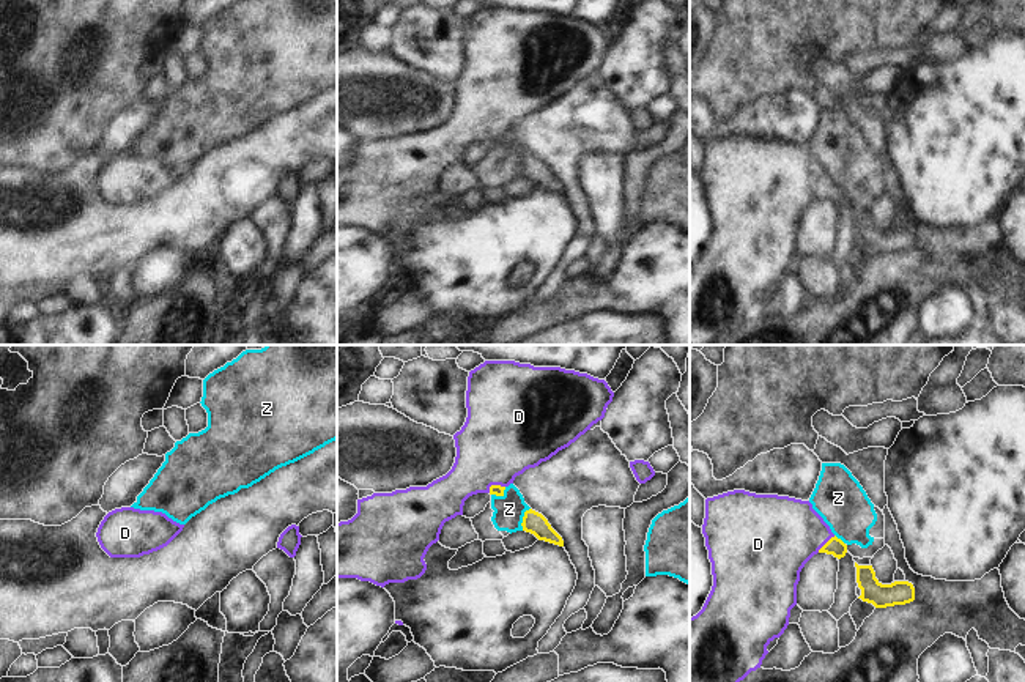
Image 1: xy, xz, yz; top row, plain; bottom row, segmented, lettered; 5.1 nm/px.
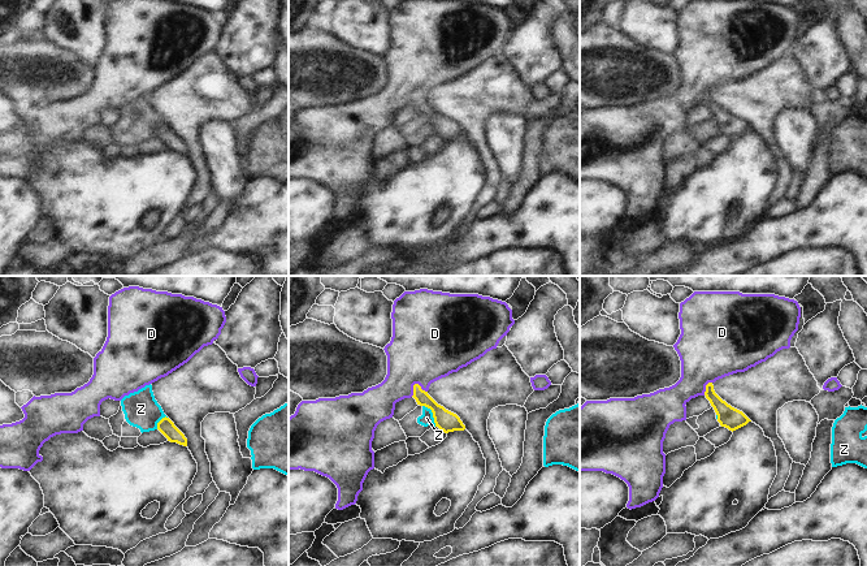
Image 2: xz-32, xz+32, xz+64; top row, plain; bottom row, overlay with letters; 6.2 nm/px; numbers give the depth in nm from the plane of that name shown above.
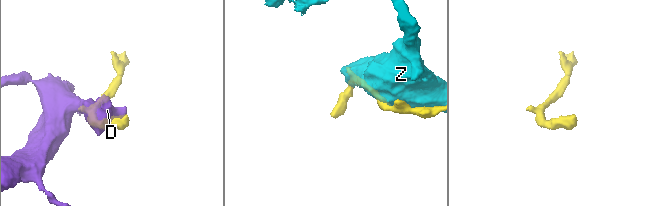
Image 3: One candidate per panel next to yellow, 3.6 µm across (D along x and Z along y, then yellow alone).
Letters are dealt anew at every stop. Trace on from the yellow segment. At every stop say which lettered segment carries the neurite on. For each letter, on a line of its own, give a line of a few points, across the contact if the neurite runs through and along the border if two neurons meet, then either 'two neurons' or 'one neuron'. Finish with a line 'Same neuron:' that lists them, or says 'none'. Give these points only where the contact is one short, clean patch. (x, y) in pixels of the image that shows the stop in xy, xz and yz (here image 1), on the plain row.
D: yz (836, 194), (825, 191), (811, 181), (778, 181) | one neuron
Z: two neurons
Same neuron: D

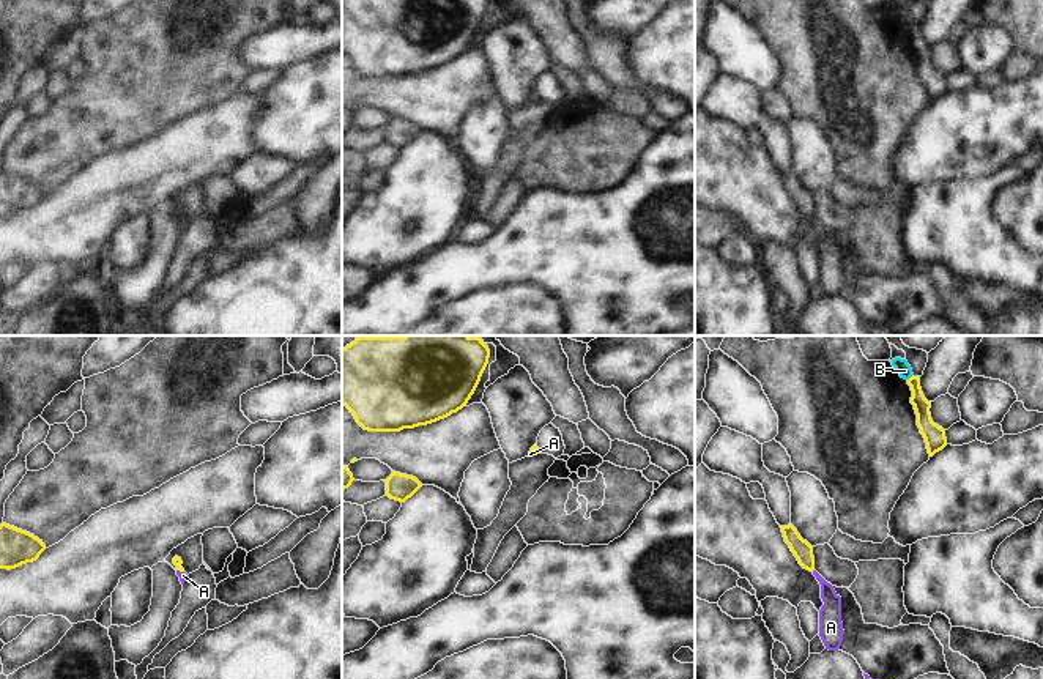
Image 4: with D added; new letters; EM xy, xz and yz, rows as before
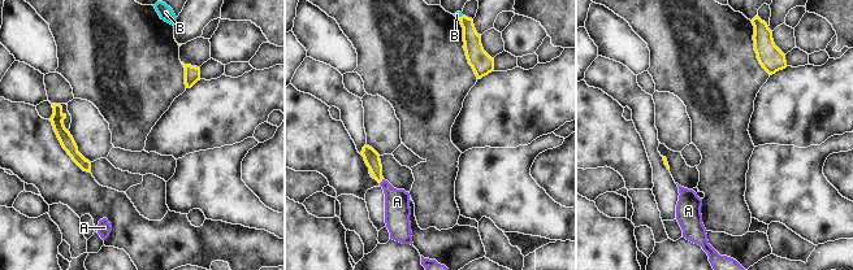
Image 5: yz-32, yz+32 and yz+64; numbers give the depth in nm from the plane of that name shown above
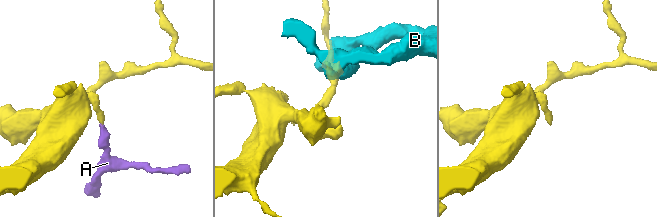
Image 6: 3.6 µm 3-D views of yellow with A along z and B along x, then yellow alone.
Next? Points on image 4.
A: xy (177, 208), (180, 218), (183, 222) | one neuron
B: yz (913, 21), (908, 27) | two neurons
Same neuron: A

